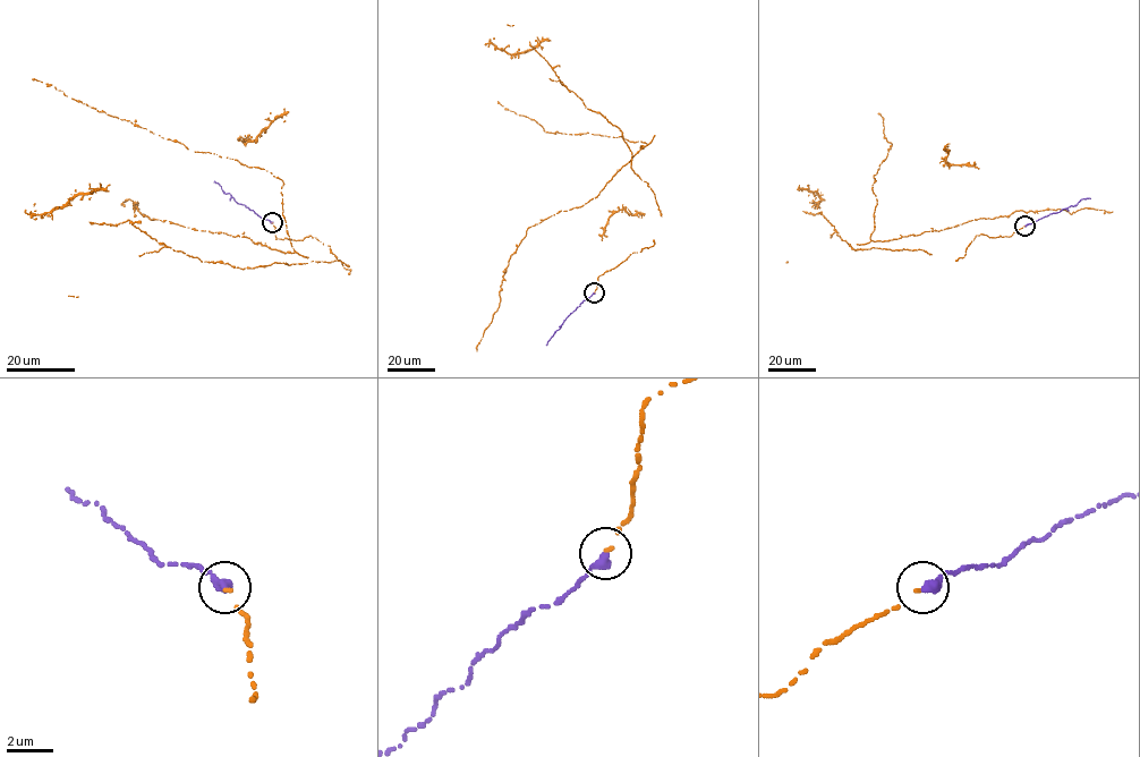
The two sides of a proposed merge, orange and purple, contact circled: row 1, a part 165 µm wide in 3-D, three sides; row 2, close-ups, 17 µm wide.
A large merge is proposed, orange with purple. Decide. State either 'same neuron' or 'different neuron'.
same neuron

